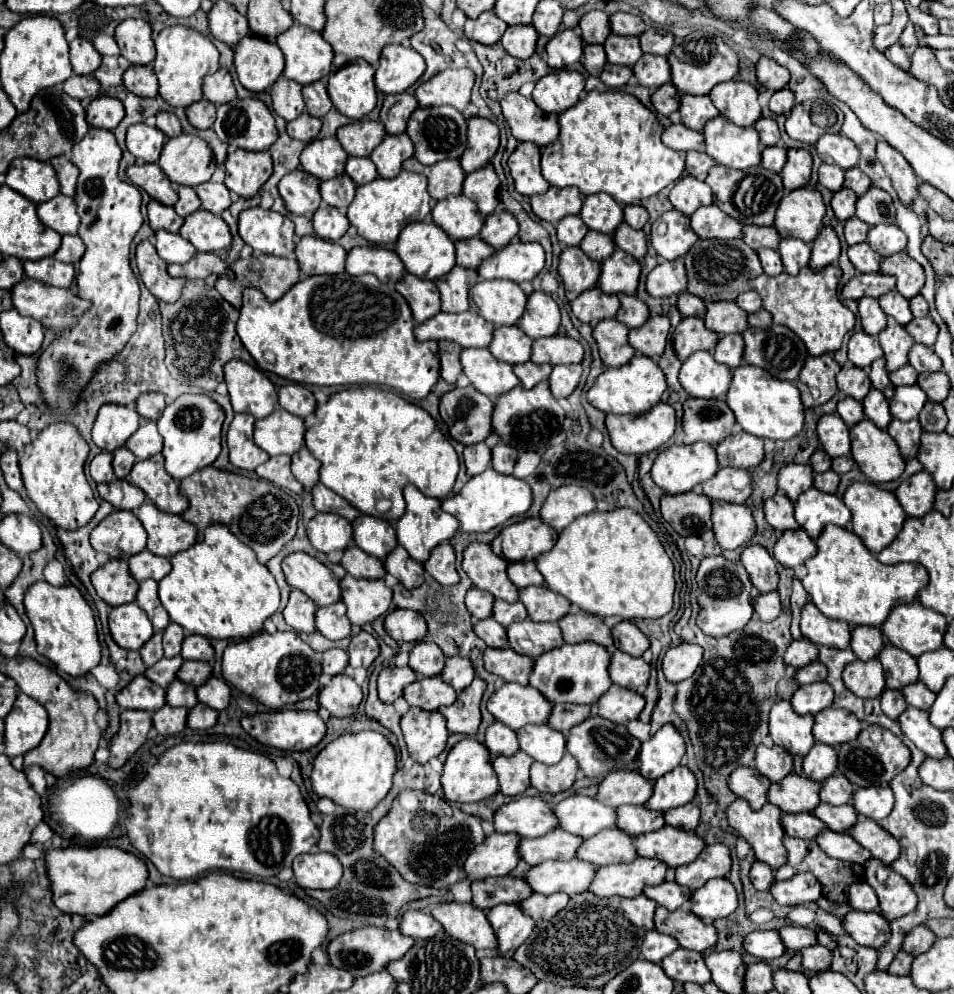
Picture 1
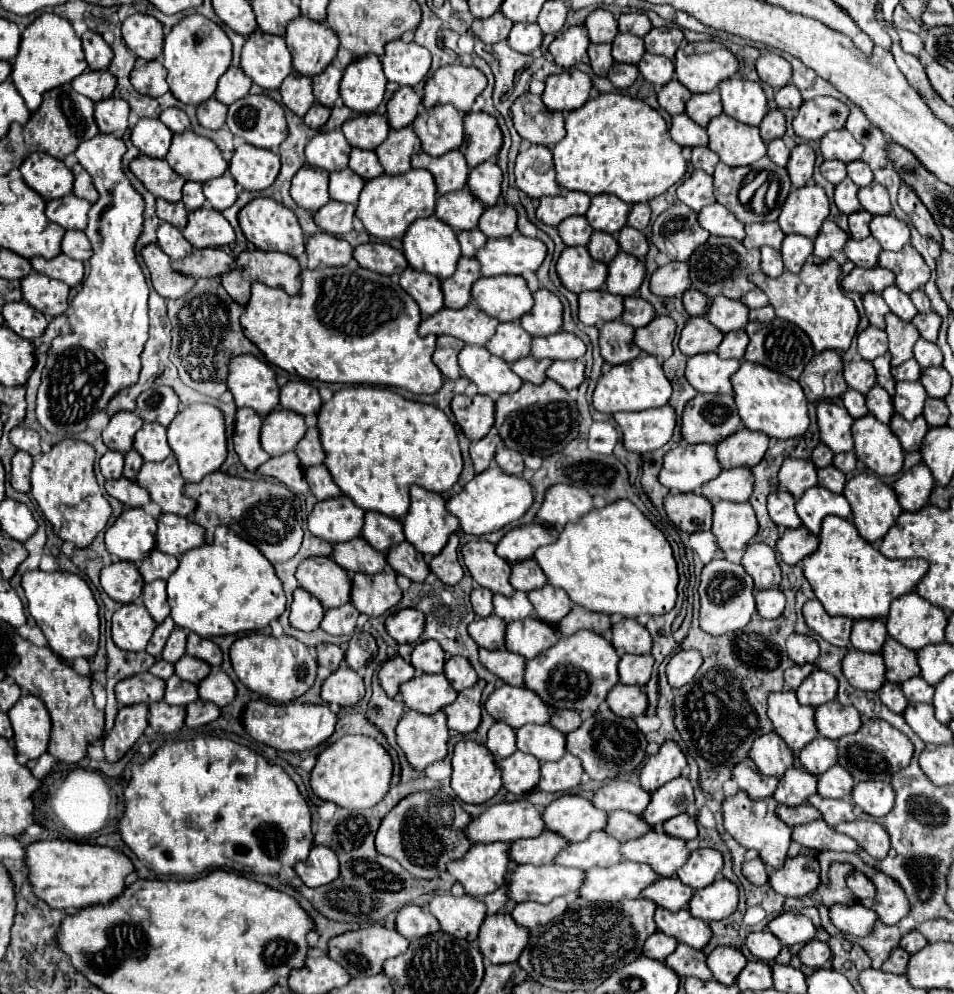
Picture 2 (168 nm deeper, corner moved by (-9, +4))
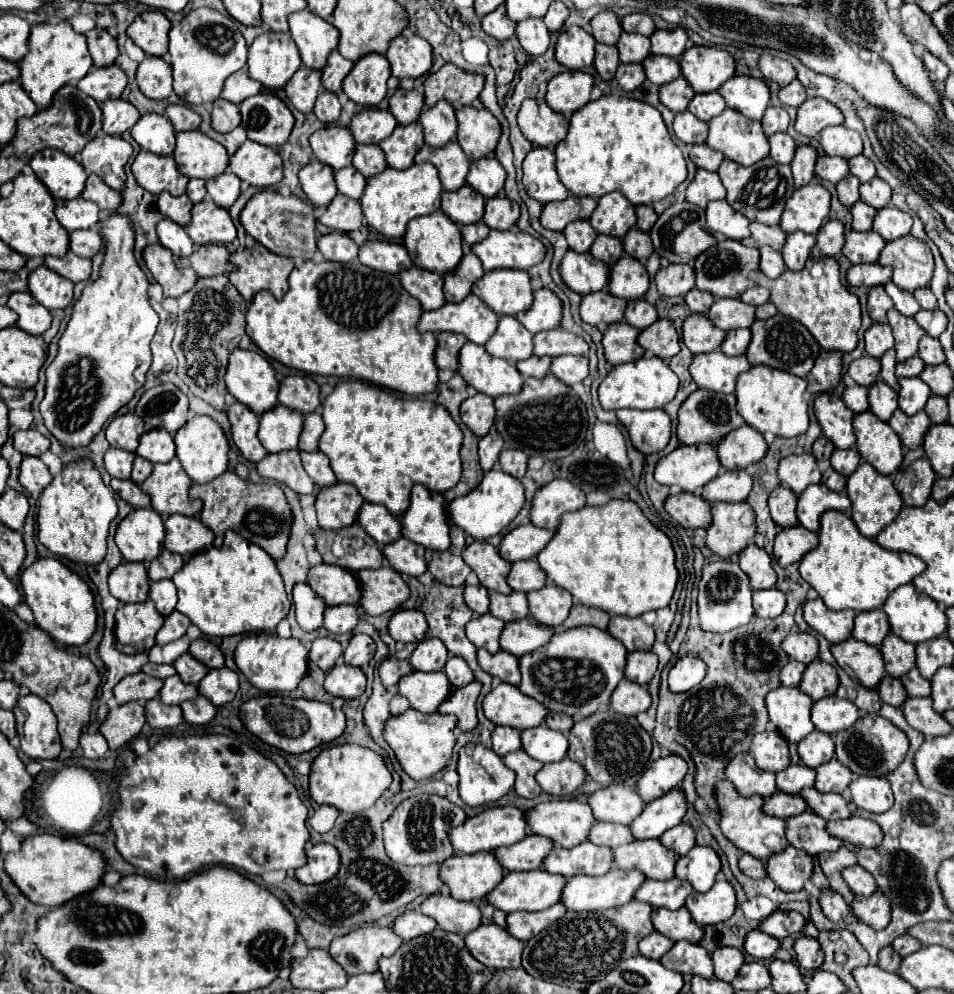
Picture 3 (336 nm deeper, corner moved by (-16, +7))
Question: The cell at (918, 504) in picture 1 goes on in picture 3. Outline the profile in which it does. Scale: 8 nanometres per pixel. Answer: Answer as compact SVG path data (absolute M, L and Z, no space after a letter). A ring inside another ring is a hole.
M928 459L914 461L908 469L898 469L894 475L894 487L904 499L904 505L920 507L928 501L936 473Z

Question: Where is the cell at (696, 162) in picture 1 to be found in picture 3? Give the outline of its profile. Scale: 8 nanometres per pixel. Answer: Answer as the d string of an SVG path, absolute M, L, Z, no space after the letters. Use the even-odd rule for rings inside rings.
M706 143L694 145L690 151L690 159L696 163L696 167L702 167L706 171L718 171L724 155L720 151L710 149Z

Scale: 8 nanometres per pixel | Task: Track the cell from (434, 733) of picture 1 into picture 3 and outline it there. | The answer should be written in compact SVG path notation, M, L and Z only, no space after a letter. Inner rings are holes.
M408 709L402 715L390 717L386 721L386 729L384 729L384 737L390 743L390 747L394 749L402 769L412 777L412 779L426 779L432 777L434 773L442 771L446 767L446 763L452 757L452 749L456 743L456 717L454 715L442 715L442 713L430 713L424 715L420 711Z

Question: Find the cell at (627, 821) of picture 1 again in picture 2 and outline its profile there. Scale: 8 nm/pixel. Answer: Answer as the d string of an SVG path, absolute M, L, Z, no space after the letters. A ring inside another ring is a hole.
M617 810L617 812L607 814L607 824L603 830L607 834L611 834L613 838L617 838L619 842L627 842L631 838L639 838L639 836L651 832L653 828L647 822L643 822L643 818L639 818L637 814Z

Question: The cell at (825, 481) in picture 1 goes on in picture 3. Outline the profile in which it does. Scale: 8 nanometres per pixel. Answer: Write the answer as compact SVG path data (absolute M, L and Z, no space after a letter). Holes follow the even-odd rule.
M832 467L824 471L824 475L822 475L822 483L824 483L826 487L830 487L832 491L838 491L838 493L842 493L842 491L846 489L846 477L840 475L838 471L834 471Z

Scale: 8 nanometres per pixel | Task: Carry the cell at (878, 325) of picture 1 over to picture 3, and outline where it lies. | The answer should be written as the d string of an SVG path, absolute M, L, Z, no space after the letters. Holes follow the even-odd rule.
M878 285L878 287L872 287L870 293L868 293L868 313L870 317L876 321L876 323L886 323L886 313L888 309L892 309L894 303L892 299L886 295L884 287Z

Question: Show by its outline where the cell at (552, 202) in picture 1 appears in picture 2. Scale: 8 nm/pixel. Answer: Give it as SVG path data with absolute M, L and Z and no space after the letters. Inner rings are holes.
M561 190L559 196L543 196L539 202L541 204L537 208L537 218L547 226L559 226L559 222L563 222L569 216L575 214L583 216L589 210L591 196L581 192Z

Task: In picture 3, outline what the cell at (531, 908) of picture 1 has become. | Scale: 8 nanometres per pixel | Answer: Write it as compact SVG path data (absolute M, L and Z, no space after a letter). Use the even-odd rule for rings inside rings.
M556 903L544 911L516 911L506 917L506 929L516 939L522 939L526 943L532 935L538 935L544 927L560 919L564 913L566 913L564 903Z

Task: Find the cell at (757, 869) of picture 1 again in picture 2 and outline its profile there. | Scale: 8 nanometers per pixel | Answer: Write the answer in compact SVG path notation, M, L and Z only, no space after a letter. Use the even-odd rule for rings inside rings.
M753 858L753 860L747 860L743 862L741 866L741 874L751 882L751 884L767 884L767 872L765 872L765 866L761 862L761 858Z

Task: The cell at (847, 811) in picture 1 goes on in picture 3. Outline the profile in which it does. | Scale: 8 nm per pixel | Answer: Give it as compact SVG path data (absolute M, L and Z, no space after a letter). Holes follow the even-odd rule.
M810 787L800 791L800 795L804 797L804 801L808 803L808 807L824 817L826 821L836 821L836 819L848 819L852 815L850 803L840 795L840 793L820 793L818 789Z

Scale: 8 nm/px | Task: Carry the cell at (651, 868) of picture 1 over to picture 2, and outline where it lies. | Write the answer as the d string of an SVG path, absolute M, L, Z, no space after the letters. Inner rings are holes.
M619 862L613 868L593 868L585 872L585 880L577 892L589 902L617 902L637 898L645 886L655 882L657 874L647 864Z

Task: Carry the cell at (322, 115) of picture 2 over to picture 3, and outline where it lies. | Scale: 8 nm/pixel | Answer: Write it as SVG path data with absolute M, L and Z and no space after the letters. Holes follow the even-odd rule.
M322 91L318 95L318 101L316 101L316 107L314 107L314 113L316 117L322 121L322 123L334 123L338 117L340 117L340 101L336 95L328 93L328 91Z

